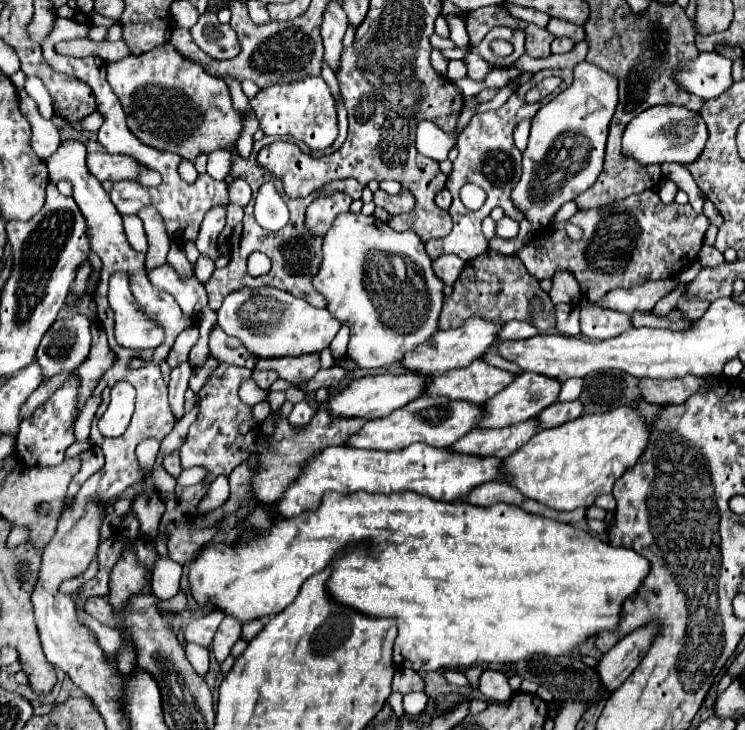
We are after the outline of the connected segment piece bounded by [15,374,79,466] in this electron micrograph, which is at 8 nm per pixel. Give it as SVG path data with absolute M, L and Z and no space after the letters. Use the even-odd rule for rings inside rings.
M73 374L69 380L65 380L65 386L61 386L53 396L33 412L33 416L21 420L19 436L17 436L17 456L33 456L27 462L31 466L55 466L61 464L61 449L63 443L74 443L75 418L77 418L77 398L79 398L79 376ZM41 446L41 448L39 448Z

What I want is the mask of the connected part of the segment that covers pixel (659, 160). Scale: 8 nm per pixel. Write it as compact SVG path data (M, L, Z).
M651 106L643 110L623 132L623 154L637 158L641 164L663 164L695 162L705 148L707 126L697 112L691 112L683 106Z

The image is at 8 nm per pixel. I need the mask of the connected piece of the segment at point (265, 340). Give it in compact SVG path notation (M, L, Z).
M265 286L265 288L243 288L229 294L217 312L219 326L239 338L259 358L281 358L281 356L303 356L321 352L331 344L341 328L341 322L329 312L305 304L305 300L291 296L289 292Z

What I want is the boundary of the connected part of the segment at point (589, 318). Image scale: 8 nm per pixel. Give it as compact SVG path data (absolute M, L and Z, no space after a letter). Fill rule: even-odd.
M585 298L581 300L581 334L593 340L615 338L621 332L629 330L631 322L627 314L615 310L601 310L589 304Z

